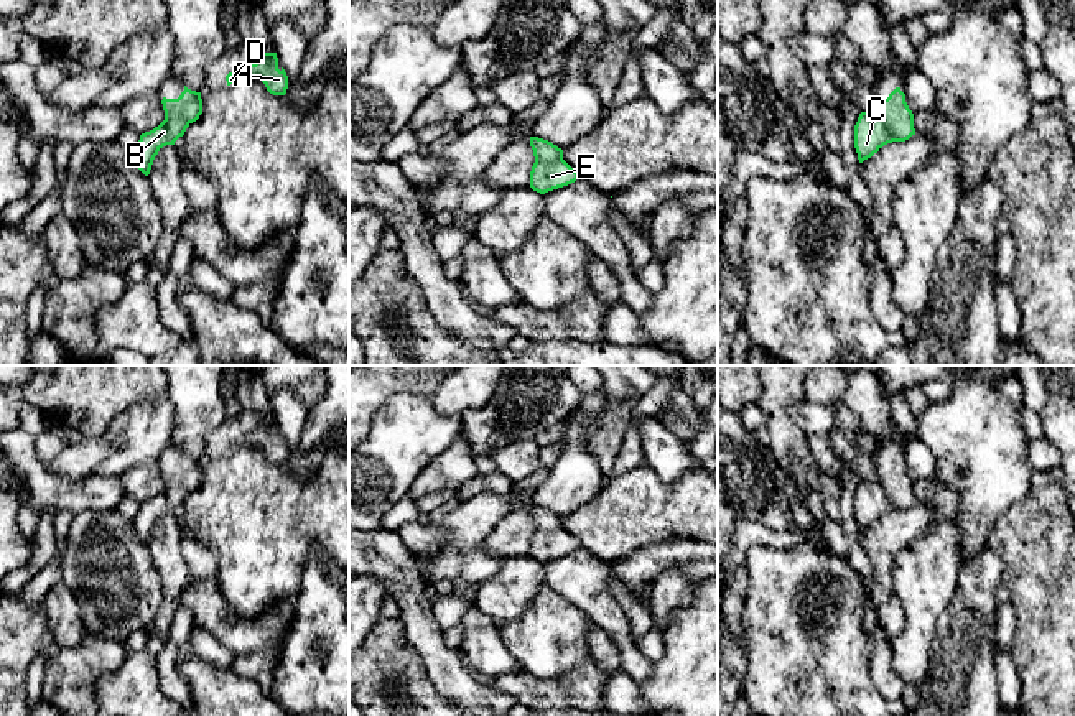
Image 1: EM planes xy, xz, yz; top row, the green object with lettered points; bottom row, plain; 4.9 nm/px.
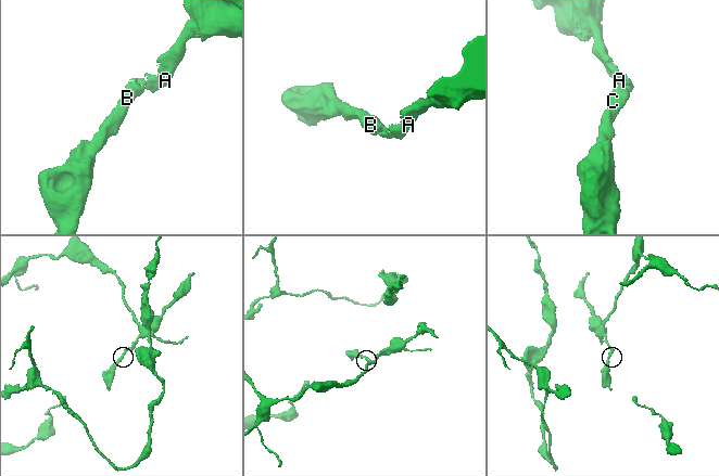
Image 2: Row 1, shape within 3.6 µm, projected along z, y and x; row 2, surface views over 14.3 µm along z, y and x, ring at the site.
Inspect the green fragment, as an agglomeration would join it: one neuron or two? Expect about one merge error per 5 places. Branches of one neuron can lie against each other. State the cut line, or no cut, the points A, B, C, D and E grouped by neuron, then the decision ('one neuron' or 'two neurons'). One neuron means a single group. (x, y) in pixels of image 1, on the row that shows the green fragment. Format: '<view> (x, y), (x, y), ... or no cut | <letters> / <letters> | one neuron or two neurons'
no cut | A B C D E | one neuron

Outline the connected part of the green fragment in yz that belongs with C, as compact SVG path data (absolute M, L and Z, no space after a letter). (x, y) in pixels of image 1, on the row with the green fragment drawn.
M896 87L882 99L877 112L861 112L854 125L854 148L859 163L871 158L884 145L905 142L915 135L914 114L905 102L905 94Z

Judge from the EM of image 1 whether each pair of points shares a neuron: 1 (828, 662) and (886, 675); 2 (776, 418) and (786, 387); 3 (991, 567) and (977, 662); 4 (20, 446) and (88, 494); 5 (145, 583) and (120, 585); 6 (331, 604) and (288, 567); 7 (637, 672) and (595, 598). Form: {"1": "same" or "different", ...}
{"1": "different", "2": "same", "3": "same", "4": "same", "5": "same", "6": "different", "7": "same"}

